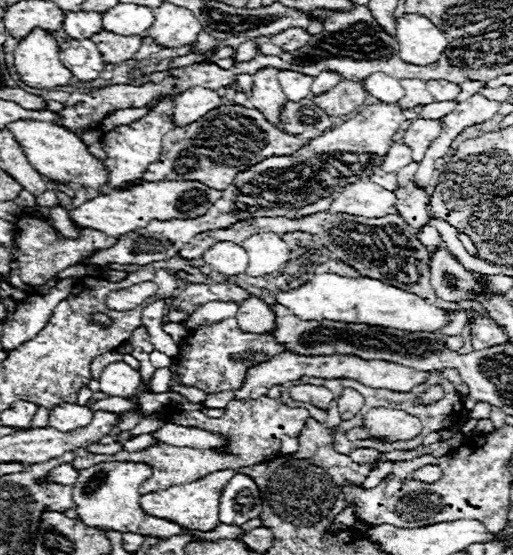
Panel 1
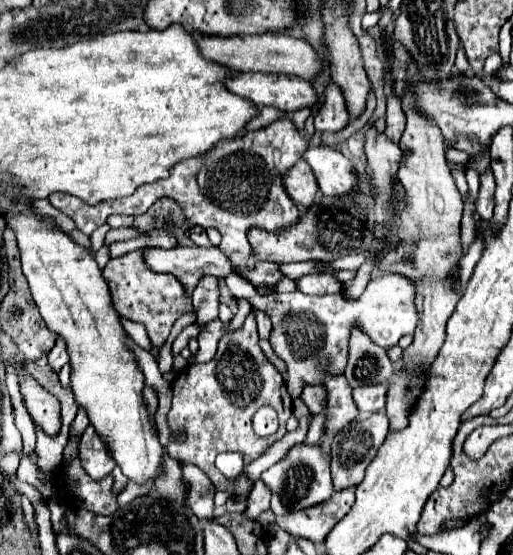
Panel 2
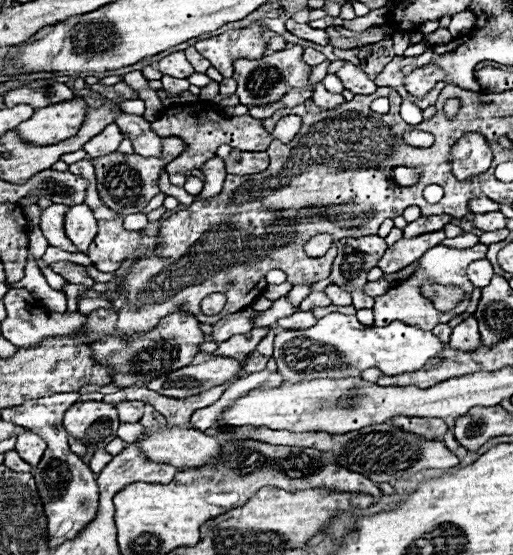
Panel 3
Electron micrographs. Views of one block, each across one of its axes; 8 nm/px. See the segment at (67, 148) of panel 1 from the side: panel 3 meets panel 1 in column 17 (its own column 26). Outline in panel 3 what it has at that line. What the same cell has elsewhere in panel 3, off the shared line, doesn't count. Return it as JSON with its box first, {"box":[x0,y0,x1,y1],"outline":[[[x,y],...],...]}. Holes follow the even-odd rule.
{"box":[16,96,86,144],"outline":[[[76,96],[76,98],[66,100],[66,102],[38,108],[34,112],[34,116],[30,120],[22,122],[16,130],[22,132],[22,136],[26,136],[26,140],[30,140],[34,144],[58,144],[58,140],[66,140],[66,138],[74,136],[80,130],[84,118],[86,118],[86,102],[84,102],[84,98]]]}

